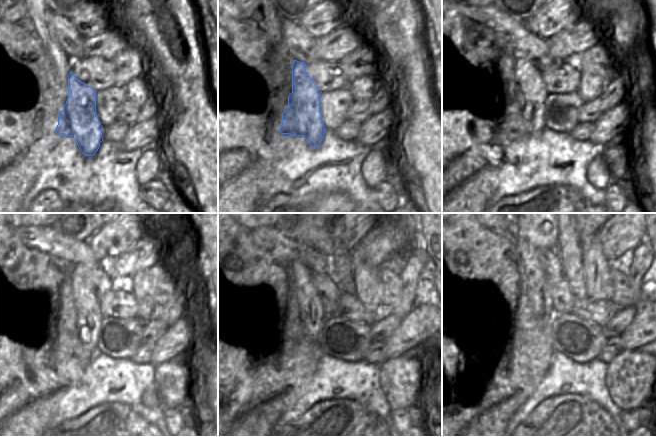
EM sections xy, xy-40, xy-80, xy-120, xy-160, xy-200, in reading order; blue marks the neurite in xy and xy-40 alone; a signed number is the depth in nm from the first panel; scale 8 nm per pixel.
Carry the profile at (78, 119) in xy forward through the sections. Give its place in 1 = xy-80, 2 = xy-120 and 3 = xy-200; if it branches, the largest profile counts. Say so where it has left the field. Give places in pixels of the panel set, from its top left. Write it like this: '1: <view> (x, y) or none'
1: xy-80 (525, 109)
2: xy-120 (79, 318)
3: xy-200 (536, 233)

